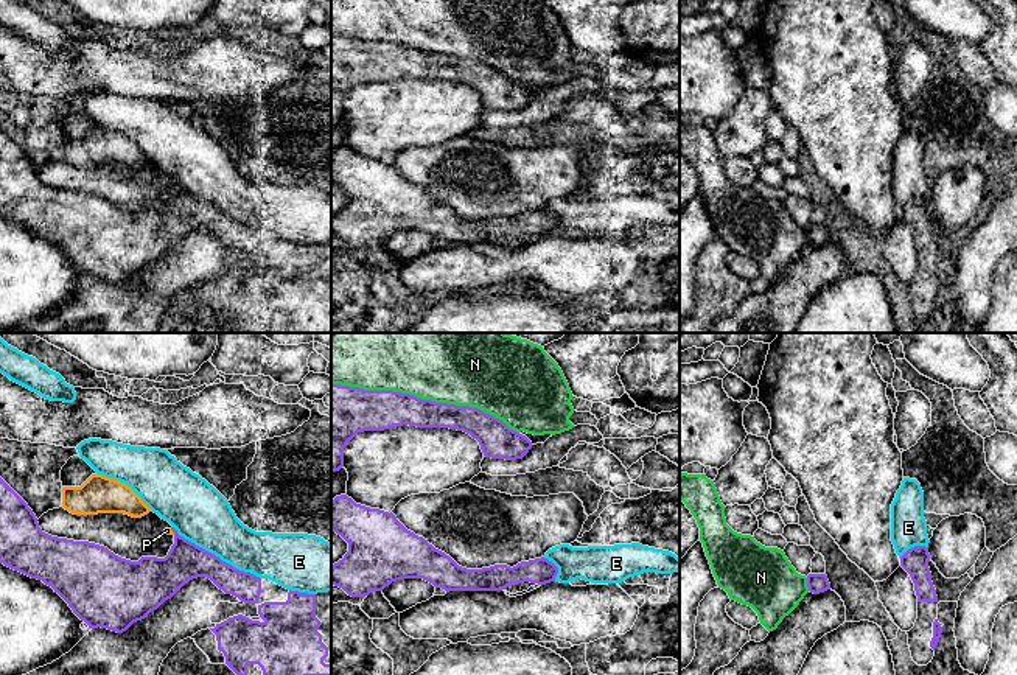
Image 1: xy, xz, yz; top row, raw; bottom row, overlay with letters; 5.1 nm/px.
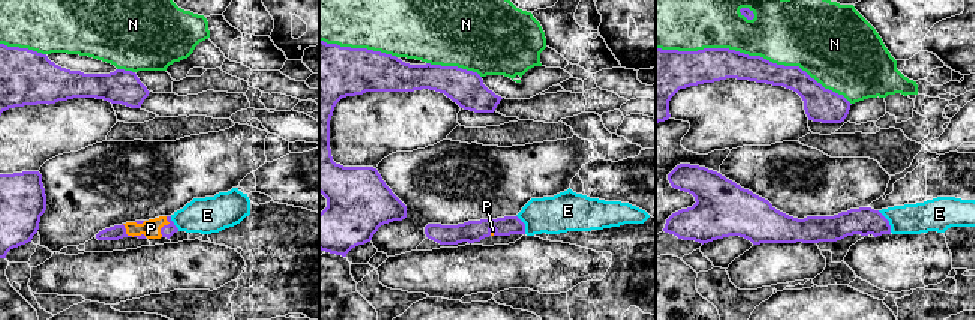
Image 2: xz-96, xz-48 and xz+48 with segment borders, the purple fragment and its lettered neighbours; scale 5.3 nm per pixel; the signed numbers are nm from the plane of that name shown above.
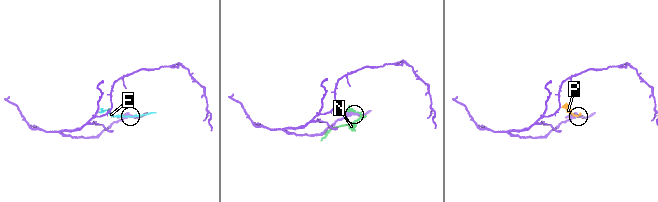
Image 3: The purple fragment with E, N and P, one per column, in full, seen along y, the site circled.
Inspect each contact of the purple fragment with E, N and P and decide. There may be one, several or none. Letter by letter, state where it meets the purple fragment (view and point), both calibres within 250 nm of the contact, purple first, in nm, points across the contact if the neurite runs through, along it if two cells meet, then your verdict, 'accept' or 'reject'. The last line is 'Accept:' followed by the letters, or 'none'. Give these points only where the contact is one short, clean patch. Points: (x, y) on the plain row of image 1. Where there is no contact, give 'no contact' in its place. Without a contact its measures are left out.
E: contact xy (215, 207); calibres 200 and 300 nm; reject
N: contact xz (425, 52); calibres 200 and 300 nm; reject
P: contact xy (173, 182); calibres 200 and 30 nm; way xy (160, 229), (178, 212), (173, 182), (167, 182); accept
Accept: P

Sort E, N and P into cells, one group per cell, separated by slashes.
E / N / P

